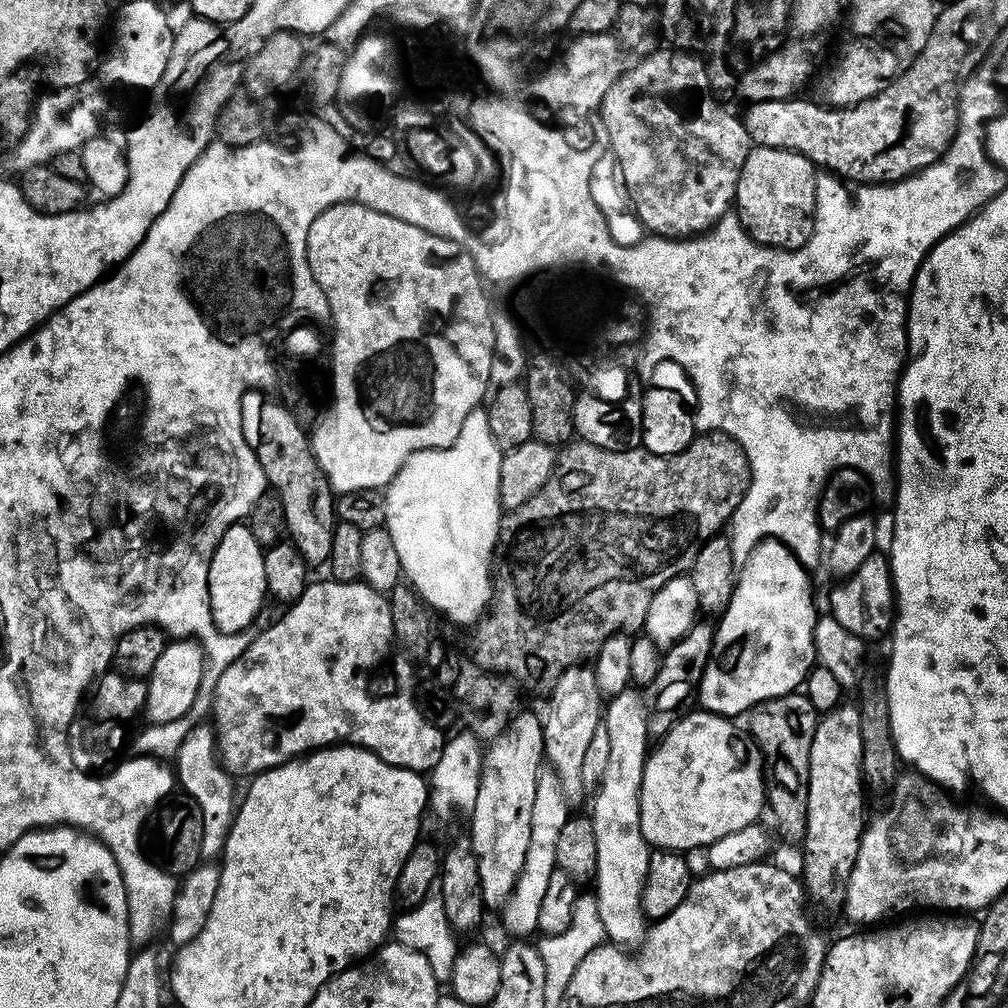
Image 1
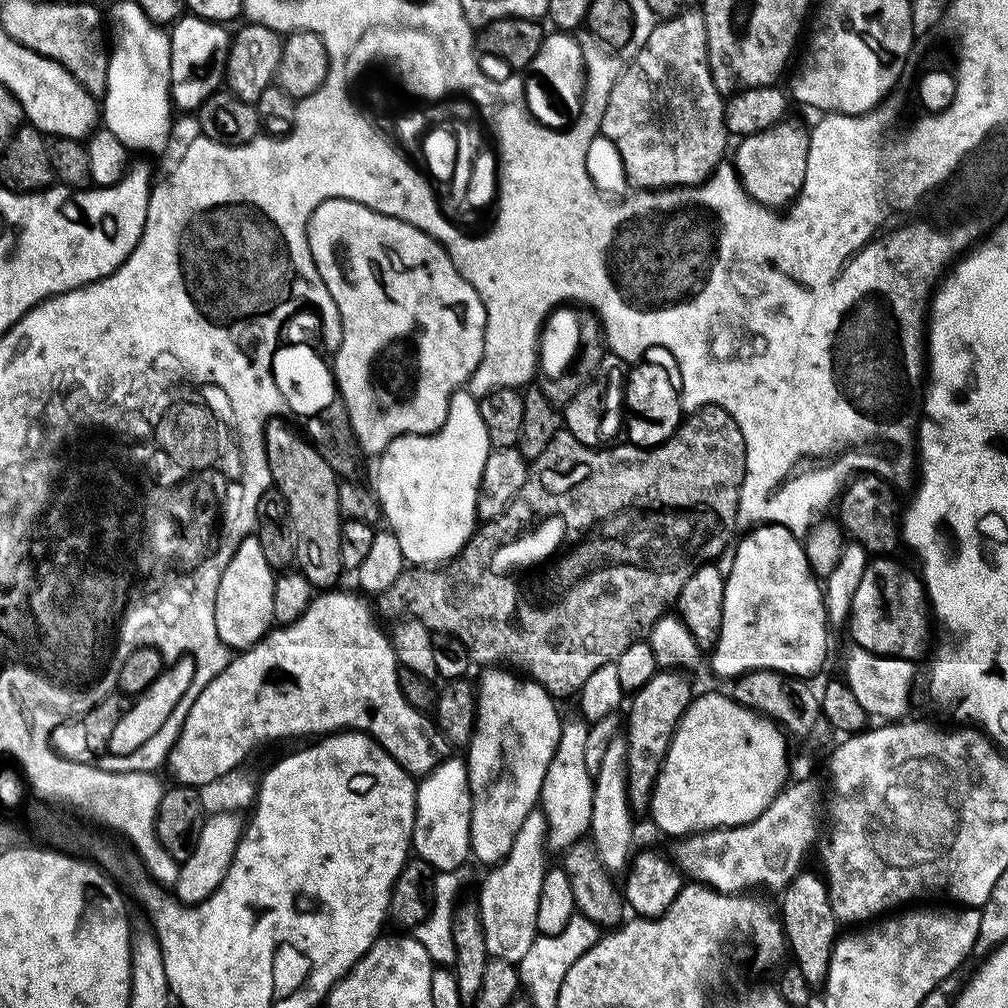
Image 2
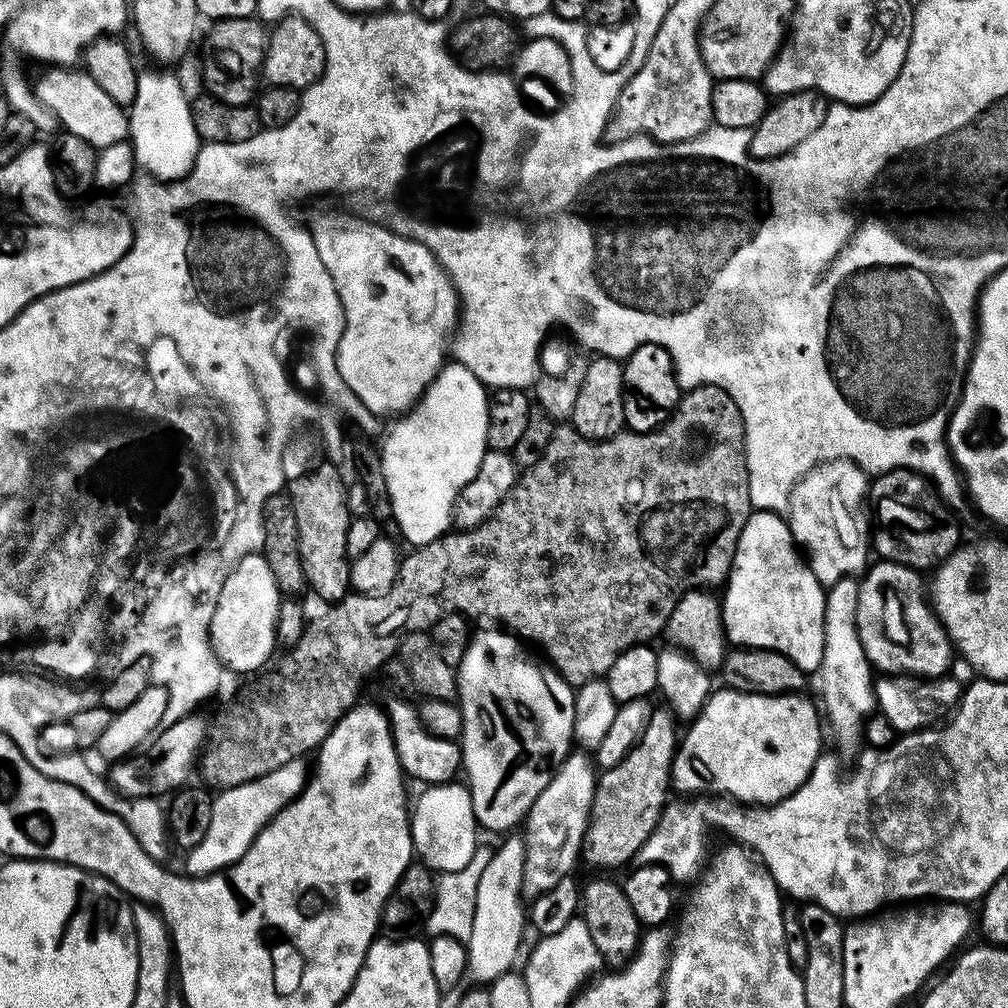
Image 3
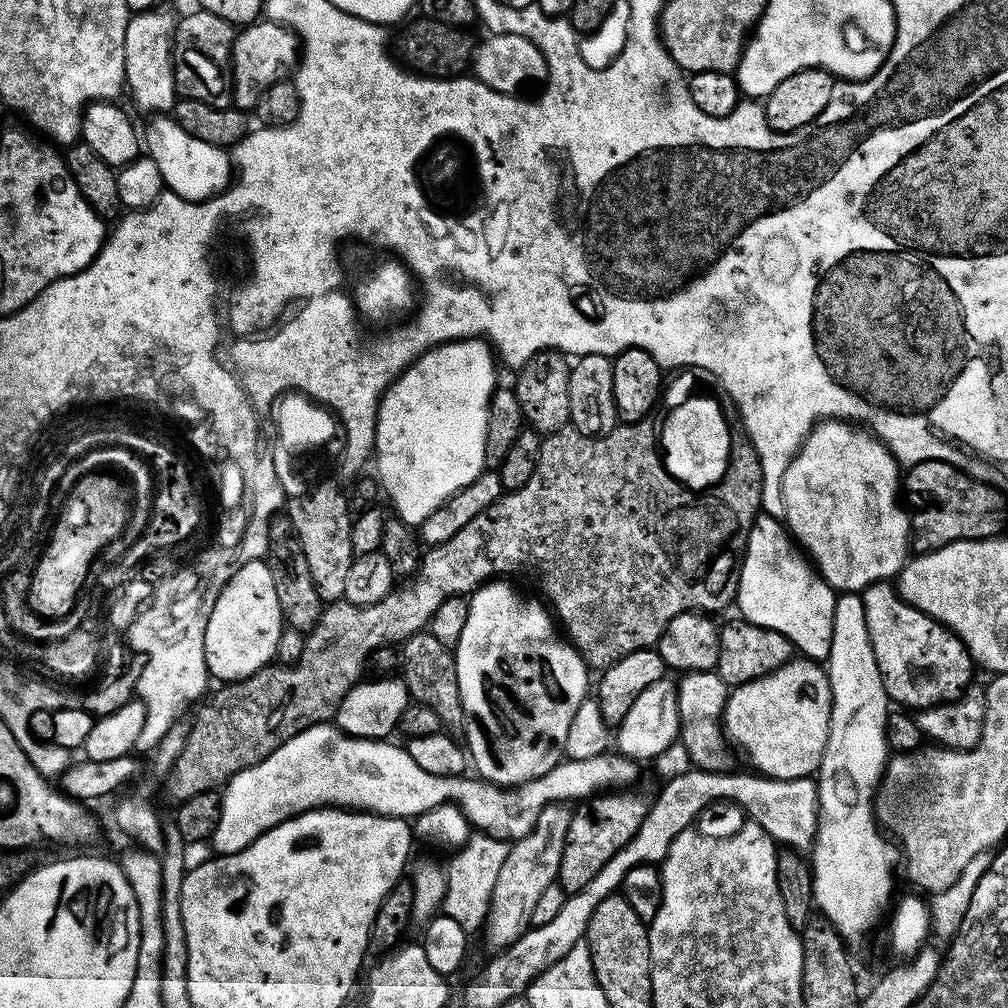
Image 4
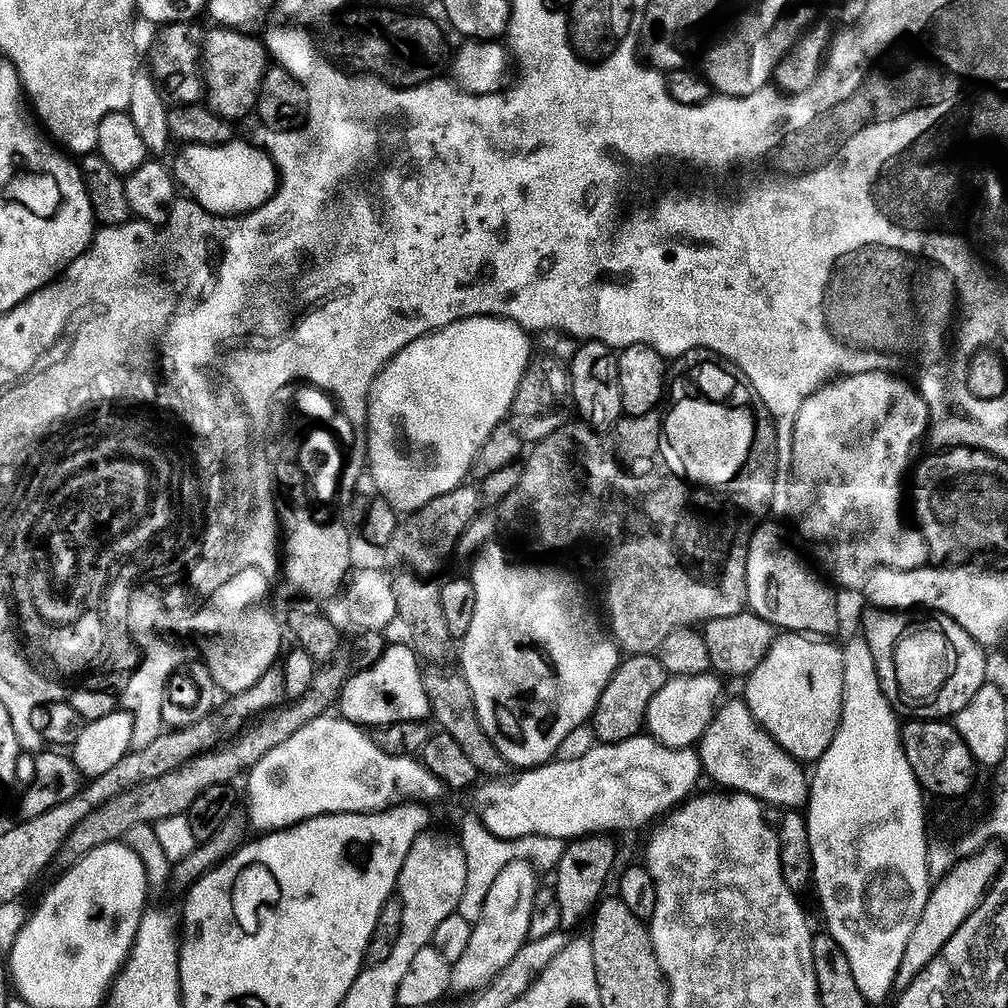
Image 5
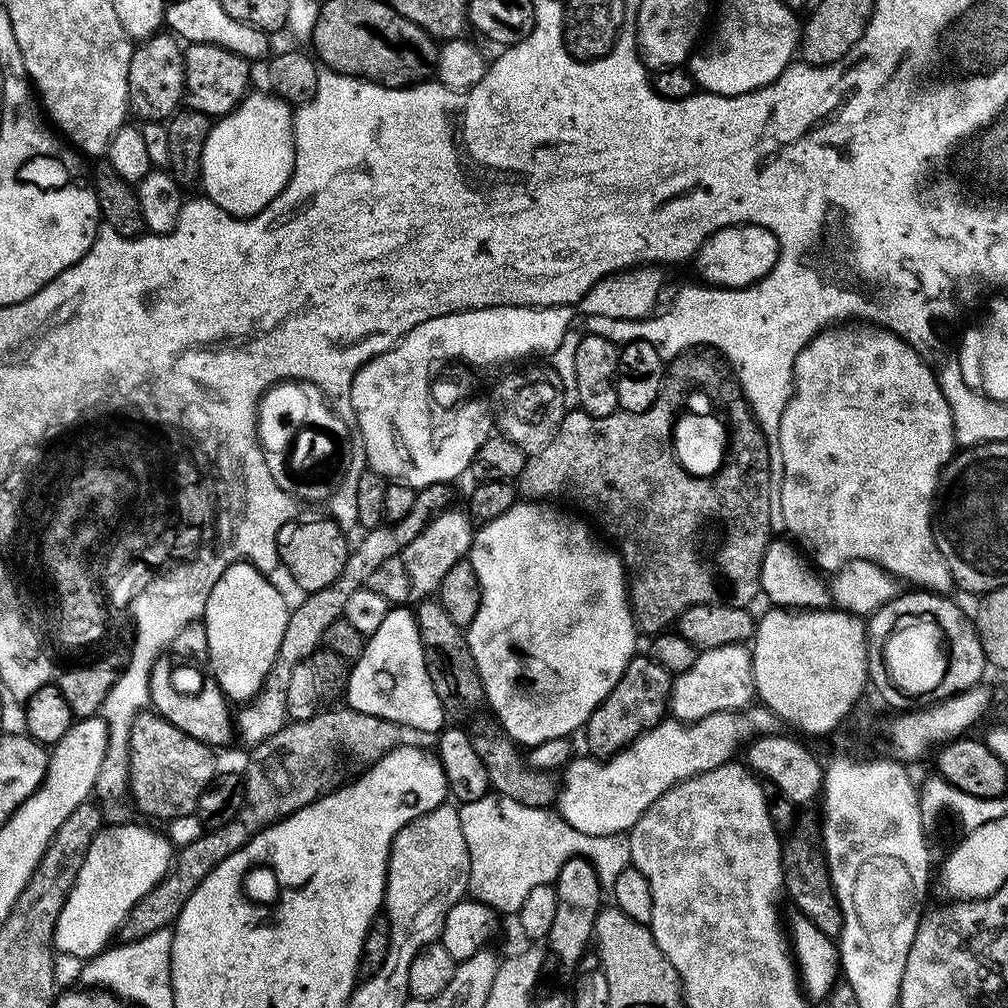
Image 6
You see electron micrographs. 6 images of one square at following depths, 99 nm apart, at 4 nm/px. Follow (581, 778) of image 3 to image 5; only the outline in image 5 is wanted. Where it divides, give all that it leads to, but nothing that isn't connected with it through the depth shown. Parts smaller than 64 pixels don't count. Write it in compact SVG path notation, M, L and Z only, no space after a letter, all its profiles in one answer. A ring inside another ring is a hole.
M515 860L502 866L498 878L494 878L490 890L486 890L486 902L480 913L471 921L470 942L457 960L451 961L449 989L456 994L471 994L485 988L496 975L522 950L530 930L530 909L534 907L534 894L538 887L537 869L526 860Z

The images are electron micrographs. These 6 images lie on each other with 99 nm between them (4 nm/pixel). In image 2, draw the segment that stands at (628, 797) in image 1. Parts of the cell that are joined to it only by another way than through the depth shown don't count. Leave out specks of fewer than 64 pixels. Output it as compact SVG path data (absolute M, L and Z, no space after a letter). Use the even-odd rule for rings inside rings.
M618 734L612 739L610 746L606 746L606 755L602 758L602 766L598 766L594 774L592 789L594 790L594 806L592 807L590 838L598 850L598 858L602 858L602 866L606 866L613 874L623 873L634 855L634 847L632 848L634 813L628 802L626 742L623 735Z

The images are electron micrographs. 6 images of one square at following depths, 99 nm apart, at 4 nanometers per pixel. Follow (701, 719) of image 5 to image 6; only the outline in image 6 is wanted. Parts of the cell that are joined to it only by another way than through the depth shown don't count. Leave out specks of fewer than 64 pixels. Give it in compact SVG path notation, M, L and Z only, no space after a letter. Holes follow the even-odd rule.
M744 644L705 648L697 655L694 666L690 666L690 670L679 673L673 679L670 712L677 720L691 722L706 718L706 714L734 712L741 708L747 708L753 703L755 696L756 683L754 682L754 674L752 673L752 654Z

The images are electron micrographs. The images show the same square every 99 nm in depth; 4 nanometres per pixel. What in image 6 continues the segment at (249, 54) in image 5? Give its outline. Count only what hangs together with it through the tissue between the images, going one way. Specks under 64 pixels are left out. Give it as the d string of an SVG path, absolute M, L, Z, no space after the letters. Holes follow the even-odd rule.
M188 44L184 48L184 73L186 74L184 100L187 107L213 118L219 118L225 116L227 112L232 112L250 91L248 79L251 78L252 72L248 68L251 68L249 61L222 46L217 44Z

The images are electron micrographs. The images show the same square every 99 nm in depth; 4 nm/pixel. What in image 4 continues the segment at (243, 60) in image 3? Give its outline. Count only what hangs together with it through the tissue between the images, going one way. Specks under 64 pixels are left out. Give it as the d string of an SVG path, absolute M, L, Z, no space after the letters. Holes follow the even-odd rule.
M195 10L176 21L176 43L172 53L174 82L177 93L185 100L206 102L210 106L231 108L232 99L232 43L237 29L226 18Z

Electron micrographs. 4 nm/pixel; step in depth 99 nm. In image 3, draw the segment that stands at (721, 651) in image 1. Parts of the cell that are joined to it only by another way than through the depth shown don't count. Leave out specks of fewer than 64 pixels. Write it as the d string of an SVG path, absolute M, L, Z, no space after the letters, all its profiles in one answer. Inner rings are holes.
M756 510L748 517L746 526L742 526L742 534L738 538L732 563L732 573L727 578L723 592L724 633L728 636L729 645L781 652L786 654L786 658L790 658L790 662L794 662L794 666L801 668L804 673L819 673L824 653L826 588L818 582L818 578L814 578L811 567L798 551L798 545L792 538L787 519L781 513Z

